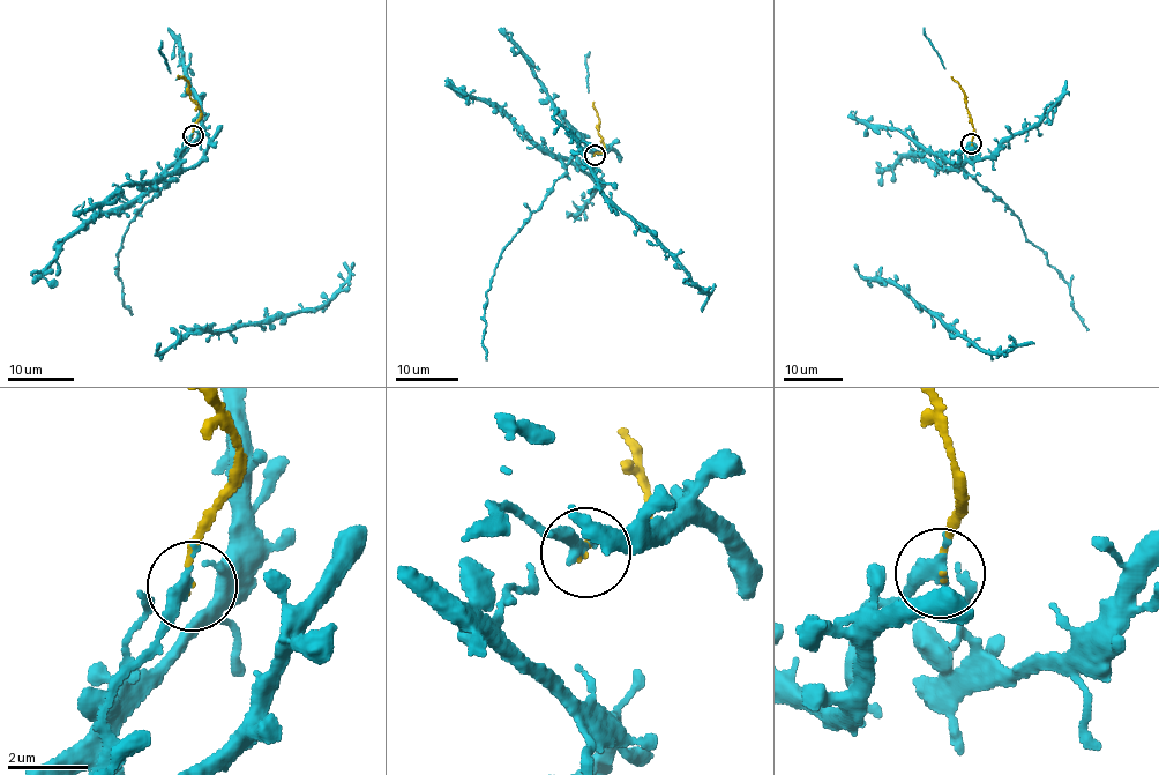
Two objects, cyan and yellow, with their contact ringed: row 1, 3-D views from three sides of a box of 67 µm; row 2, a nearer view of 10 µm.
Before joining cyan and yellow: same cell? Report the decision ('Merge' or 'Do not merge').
Merge

